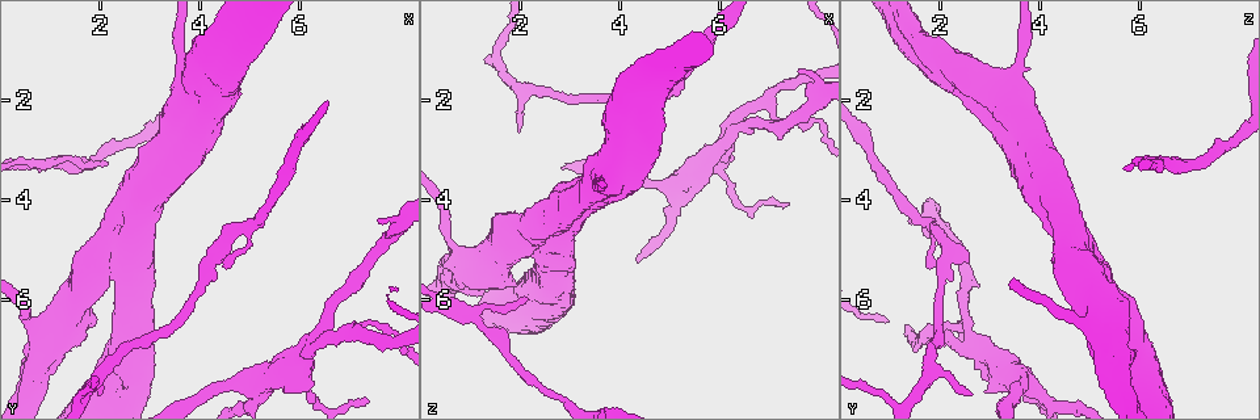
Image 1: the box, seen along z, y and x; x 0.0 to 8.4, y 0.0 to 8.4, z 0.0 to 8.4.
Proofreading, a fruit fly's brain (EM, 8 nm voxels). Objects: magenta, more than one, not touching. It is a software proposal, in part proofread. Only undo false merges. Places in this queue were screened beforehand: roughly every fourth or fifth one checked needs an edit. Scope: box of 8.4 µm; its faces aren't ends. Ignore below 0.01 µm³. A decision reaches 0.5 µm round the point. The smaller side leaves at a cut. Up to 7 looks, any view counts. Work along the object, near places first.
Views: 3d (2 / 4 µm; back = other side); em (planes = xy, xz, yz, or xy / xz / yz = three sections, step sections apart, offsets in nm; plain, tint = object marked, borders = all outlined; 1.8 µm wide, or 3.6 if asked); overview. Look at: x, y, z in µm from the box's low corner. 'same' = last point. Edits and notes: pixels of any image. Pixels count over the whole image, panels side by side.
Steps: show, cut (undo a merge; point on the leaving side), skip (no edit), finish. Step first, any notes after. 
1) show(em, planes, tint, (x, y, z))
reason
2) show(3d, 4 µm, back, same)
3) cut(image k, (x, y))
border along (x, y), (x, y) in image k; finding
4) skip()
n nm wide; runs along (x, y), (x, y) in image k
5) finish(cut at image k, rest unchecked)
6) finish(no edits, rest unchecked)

show(em, xy, step 16, tint, (1.05, 3.20, 6.35))

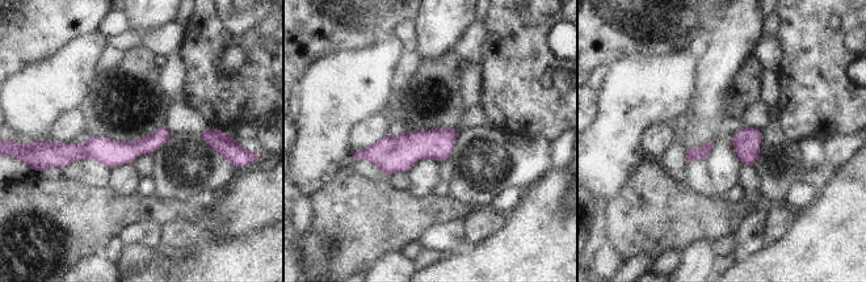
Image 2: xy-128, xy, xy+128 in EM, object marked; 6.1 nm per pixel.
show(em, yz, step 8, tint, same)

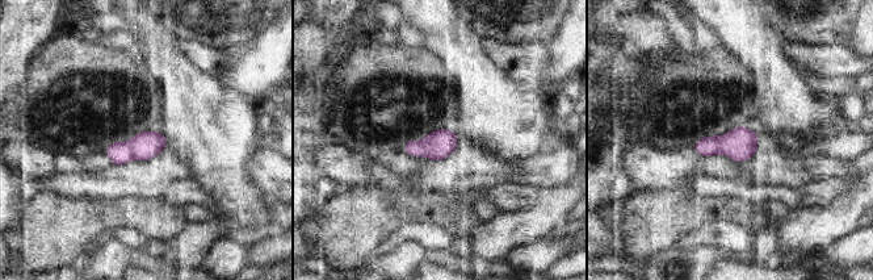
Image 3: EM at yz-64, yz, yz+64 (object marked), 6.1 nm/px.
cut(image 3, (120, 153))
two neurons meet here

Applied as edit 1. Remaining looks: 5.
show(3d, 4 µm, (3.55, 2.60, 3.75))
thick turns thin

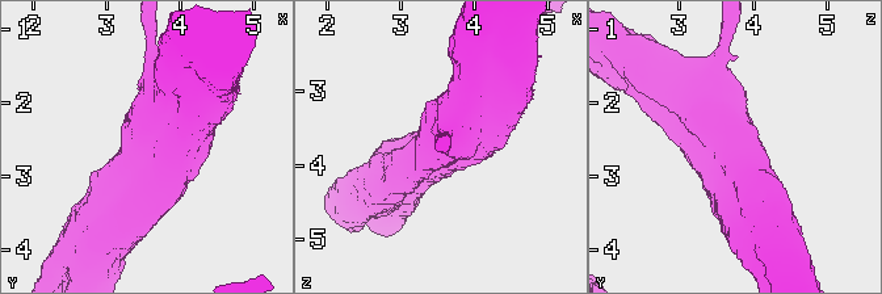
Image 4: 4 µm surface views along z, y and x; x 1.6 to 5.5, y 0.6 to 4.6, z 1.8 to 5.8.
show(em, 3.6 µm, planes, tint, (3.55, 2.60, 3.75))

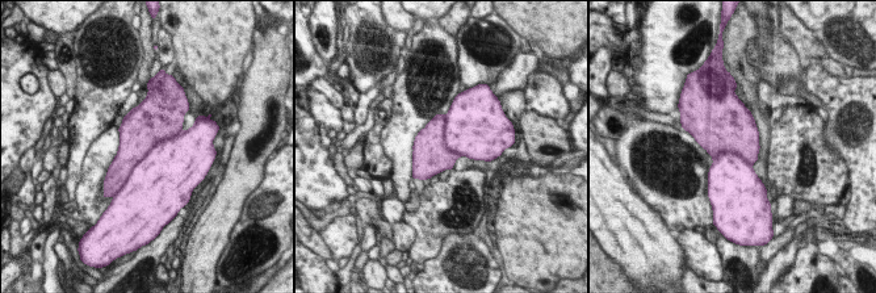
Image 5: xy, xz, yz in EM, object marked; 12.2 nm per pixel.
cut(image 5, (139, 134))
border along (180, 130), (160, 139), (122, 185) in image 5; a second neuron is stuck on

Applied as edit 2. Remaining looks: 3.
finish(cut at image 3, cut at image 5, rest unchecked)

